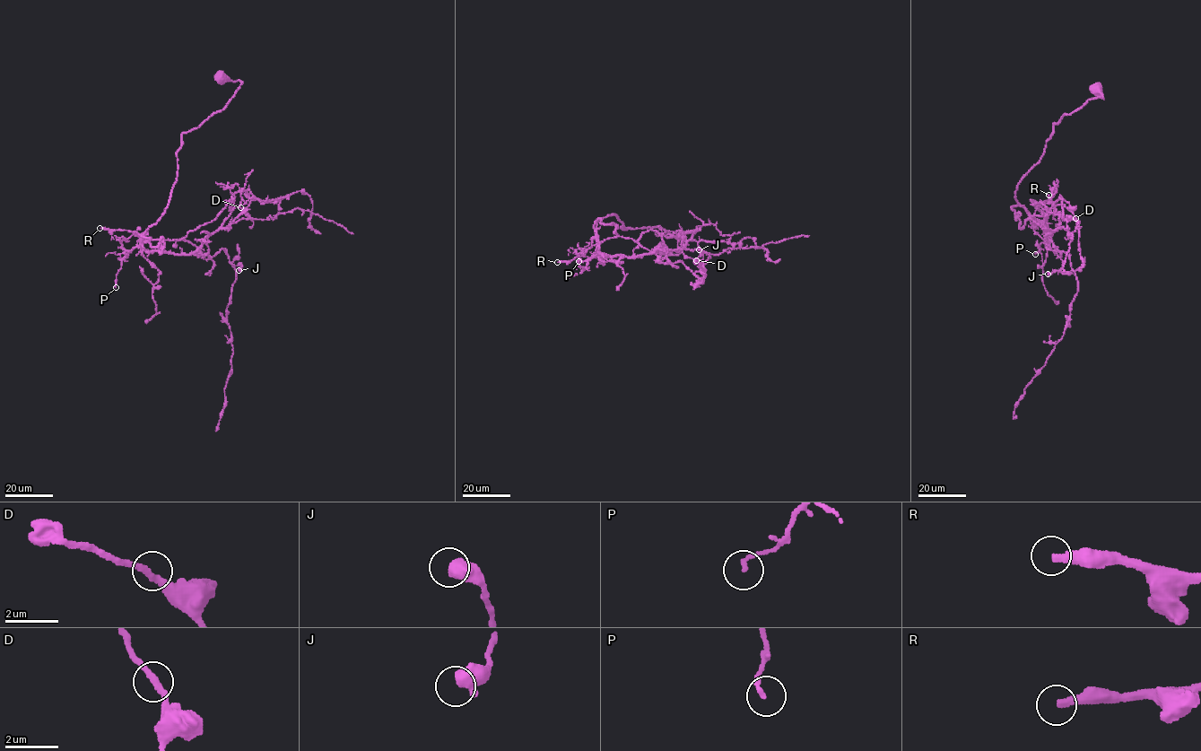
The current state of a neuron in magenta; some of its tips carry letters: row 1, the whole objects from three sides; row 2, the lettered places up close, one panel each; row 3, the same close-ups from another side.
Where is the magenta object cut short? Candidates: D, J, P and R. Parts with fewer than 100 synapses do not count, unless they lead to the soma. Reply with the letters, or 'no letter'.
R

